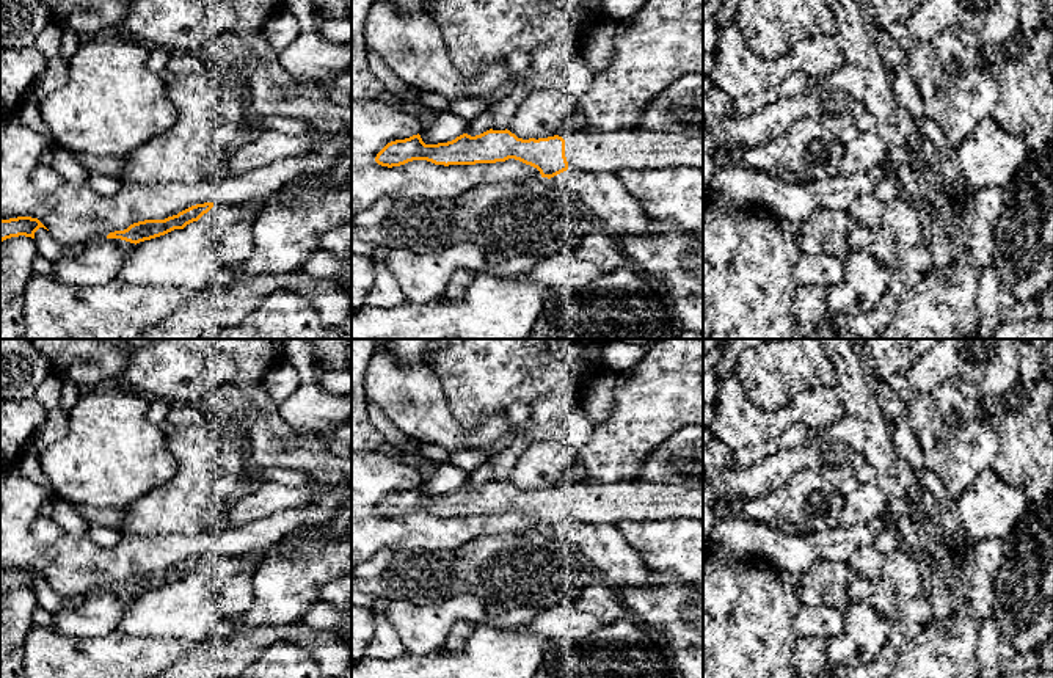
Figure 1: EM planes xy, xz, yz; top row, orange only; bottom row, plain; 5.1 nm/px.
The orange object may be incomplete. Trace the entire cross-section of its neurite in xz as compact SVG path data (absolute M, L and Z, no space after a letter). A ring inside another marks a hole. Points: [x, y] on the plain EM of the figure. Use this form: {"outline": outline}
{"outline": "M486 482L471 488L463 485L452 493L425 496L421 487L388 494L375 508L381 518L400 518L413 512L435 516L496 515L508 510L537 519L541 529L554 529L567 521L615 524L621 519L703 521L703 491L678 485L623 482L614 485L585 483L563 491L518 490L510 482Z"}

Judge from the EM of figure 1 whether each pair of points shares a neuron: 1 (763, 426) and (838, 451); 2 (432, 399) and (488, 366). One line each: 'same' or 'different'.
1: different
2: different

